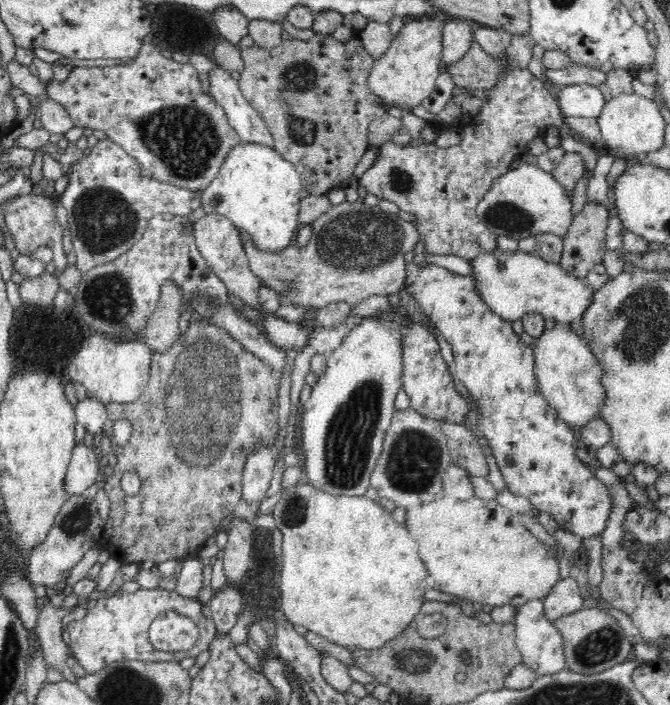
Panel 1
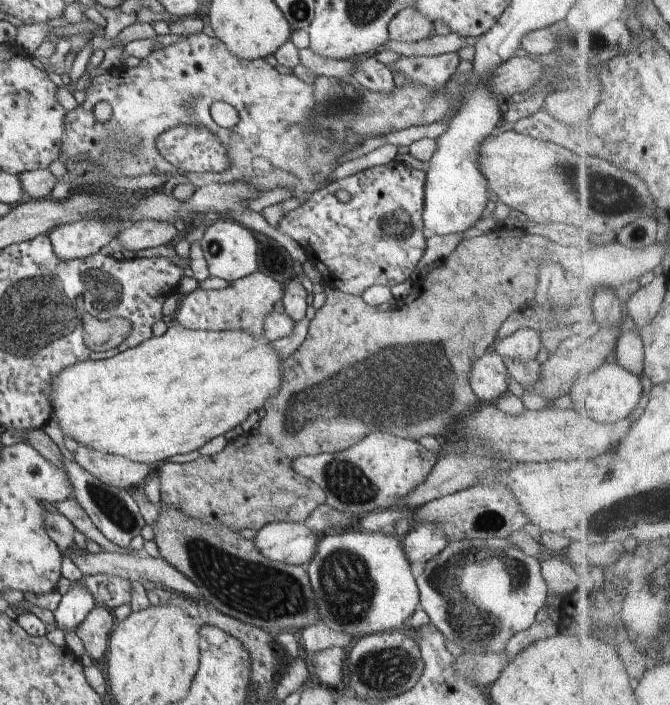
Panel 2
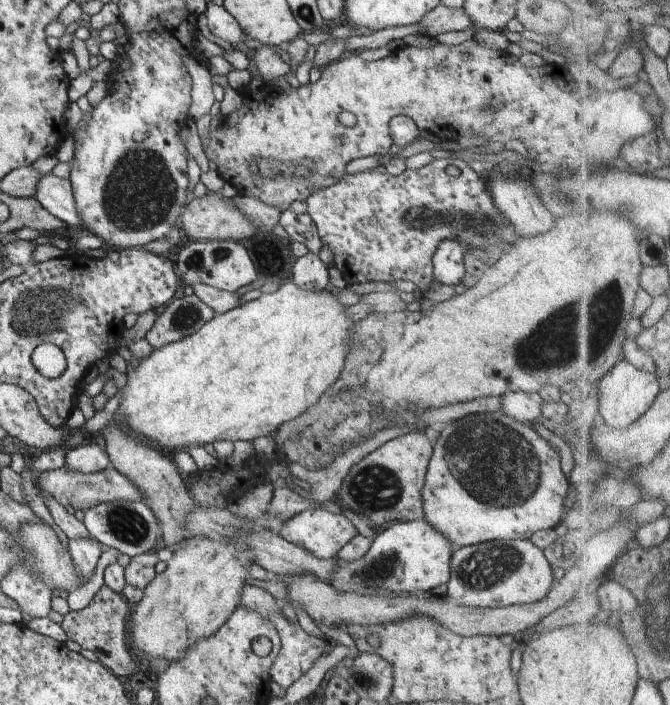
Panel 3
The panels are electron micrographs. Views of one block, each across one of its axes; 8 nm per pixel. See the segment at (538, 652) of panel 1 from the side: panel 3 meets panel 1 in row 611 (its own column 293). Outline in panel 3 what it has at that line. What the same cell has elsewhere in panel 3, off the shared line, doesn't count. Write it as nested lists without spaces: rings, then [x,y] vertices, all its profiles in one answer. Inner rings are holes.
[[[322,507],[304,510],[288,519],[280,528],[279,535],[288,542],[308,550],[319,559],[337,557],[338,551],[358,534],[354,524],[344,515],[323,510]]]

